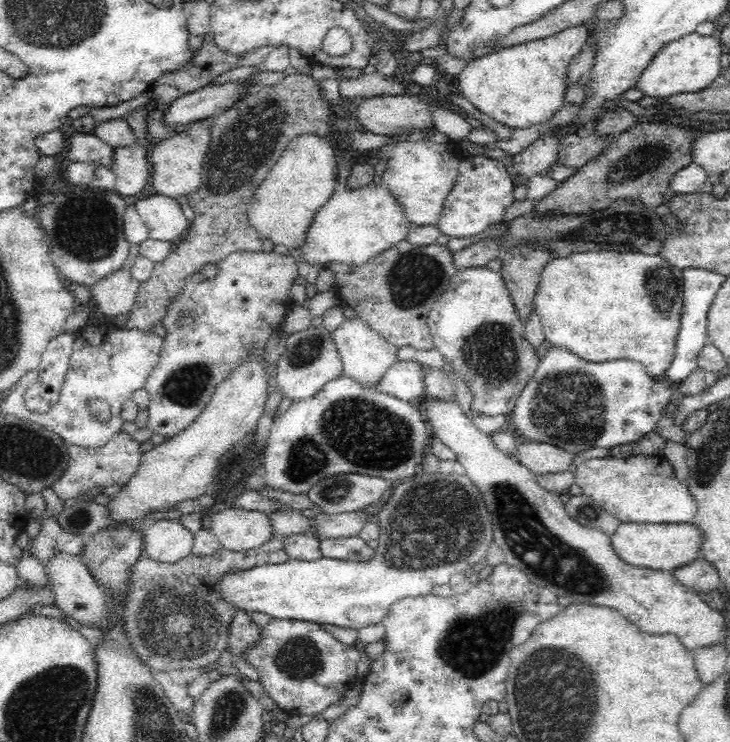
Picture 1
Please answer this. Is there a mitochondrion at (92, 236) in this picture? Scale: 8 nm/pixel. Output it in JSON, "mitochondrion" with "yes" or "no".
{"mitochondrion":"yes"}

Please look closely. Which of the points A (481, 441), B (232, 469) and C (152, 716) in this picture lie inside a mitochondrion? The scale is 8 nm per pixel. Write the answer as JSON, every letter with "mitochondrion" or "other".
{"A":"other","B":"mitochondrion","C":"mitochondrion"}

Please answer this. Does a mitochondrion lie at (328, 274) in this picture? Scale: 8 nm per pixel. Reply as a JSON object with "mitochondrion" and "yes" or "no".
{"mitochondrion":"no"}

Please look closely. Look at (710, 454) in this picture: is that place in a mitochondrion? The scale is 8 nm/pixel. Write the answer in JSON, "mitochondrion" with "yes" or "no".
{"mitochondrion":"yes"}

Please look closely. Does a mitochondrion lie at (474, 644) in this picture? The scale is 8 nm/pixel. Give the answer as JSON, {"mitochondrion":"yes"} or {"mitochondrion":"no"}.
{"mitochondrion":"yes"}

